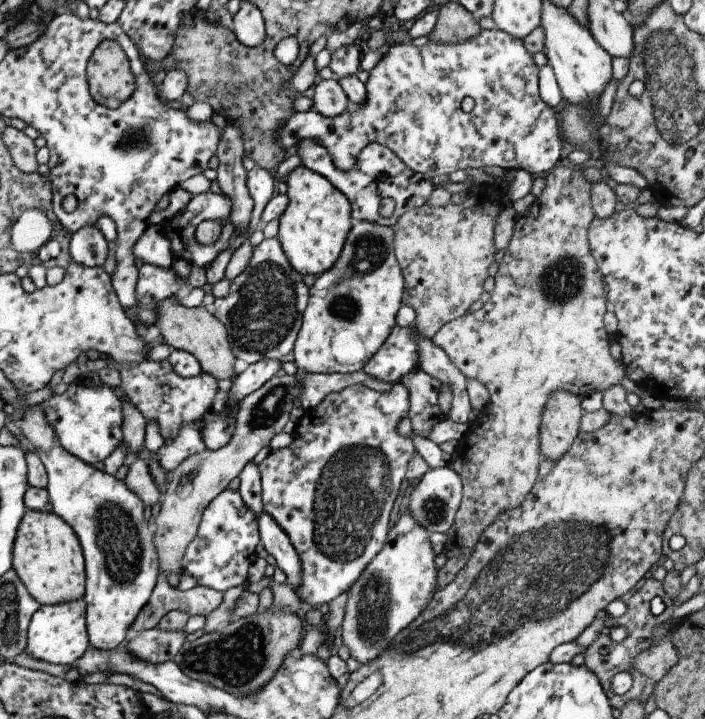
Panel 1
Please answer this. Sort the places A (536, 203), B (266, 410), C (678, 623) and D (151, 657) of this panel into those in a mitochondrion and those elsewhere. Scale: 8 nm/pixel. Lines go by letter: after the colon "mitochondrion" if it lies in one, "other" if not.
A: other
B: mitochondrion
C: other
D: other

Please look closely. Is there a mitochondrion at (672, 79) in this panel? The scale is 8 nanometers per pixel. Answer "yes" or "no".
yes

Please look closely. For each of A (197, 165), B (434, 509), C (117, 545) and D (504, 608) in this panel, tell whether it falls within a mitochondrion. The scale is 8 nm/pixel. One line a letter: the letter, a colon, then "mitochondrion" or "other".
A: other
B: mitochondrion
C: mitochondrion
D: mitochondrion

